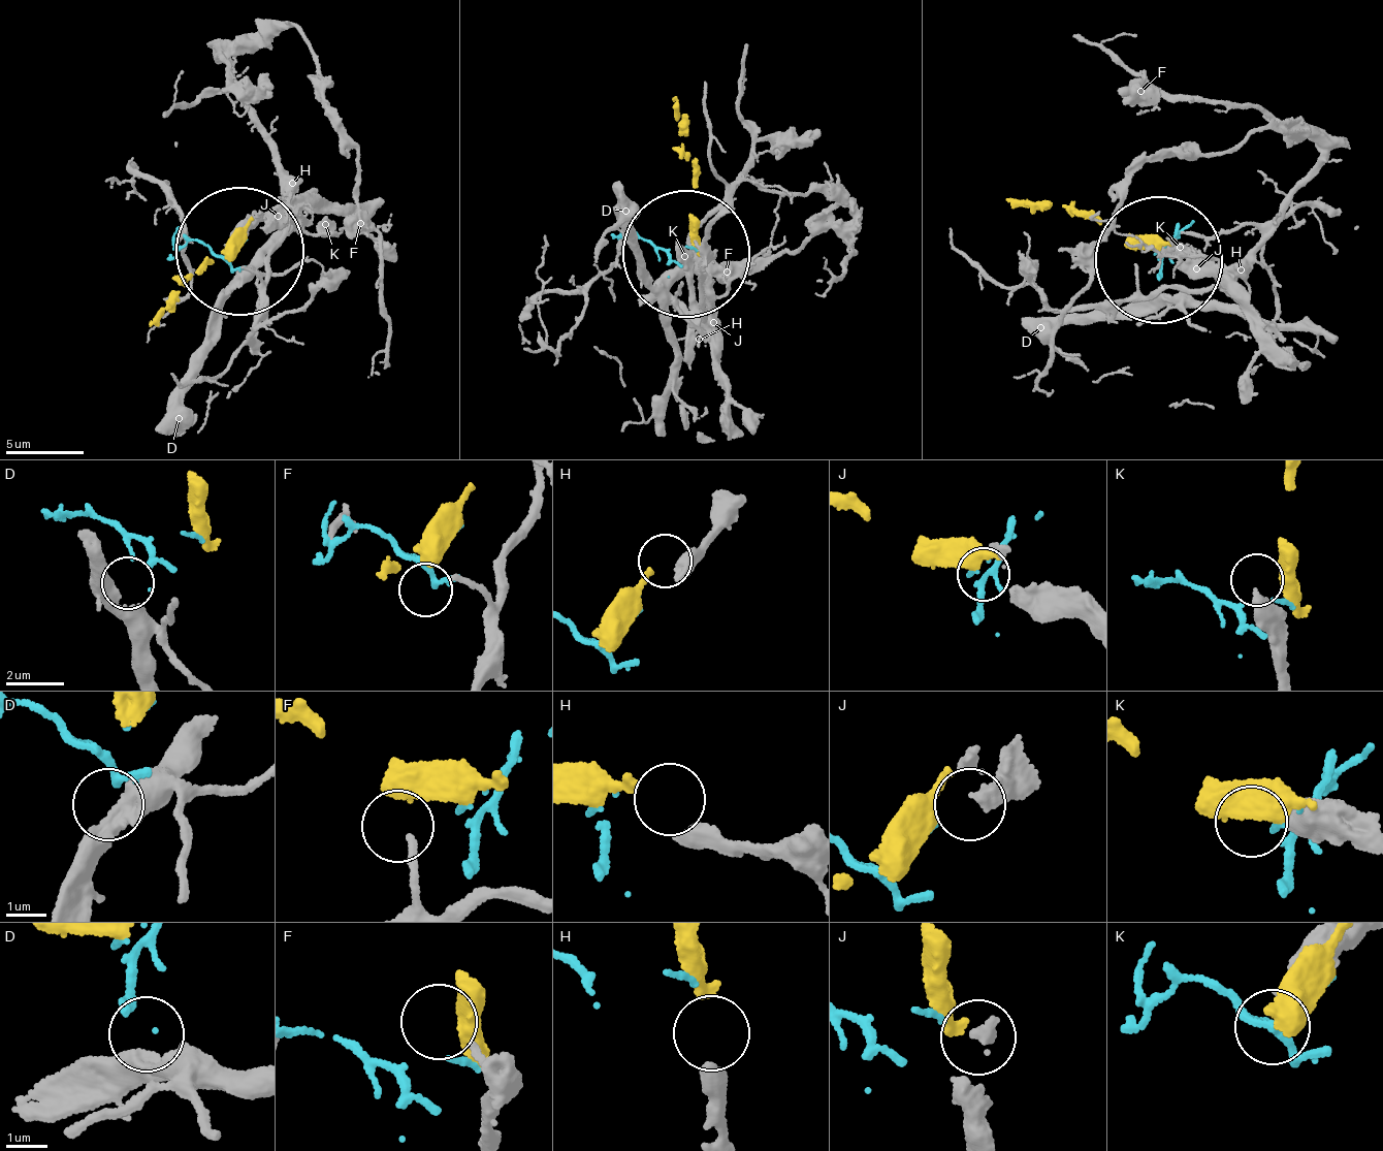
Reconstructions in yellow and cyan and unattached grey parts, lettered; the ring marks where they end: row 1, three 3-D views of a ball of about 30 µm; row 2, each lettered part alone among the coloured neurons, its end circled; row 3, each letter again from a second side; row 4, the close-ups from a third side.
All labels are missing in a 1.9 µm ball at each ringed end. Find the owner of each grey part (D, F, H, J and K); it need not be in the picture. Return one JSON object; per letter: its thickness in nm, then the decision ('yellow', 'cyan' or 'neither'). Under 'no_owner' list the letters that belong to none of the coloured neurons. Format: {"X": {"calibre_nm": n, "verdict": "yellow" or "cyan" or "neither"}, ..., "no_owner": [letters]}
{"D": {"calibre_nm": 400, "verdict": "cyan"}, "F": {"calibre_nm": 180, "verdict": "neither"}, "H": {"calibre_nm": 550, "verdict": "neither"}, "J": {"calibre_nm": 280, "verdict": "yellow"}, "K": {"calibre_nm": 440, "verdict": "neither"}, "no_owner": ["F", "H", "K"]}

